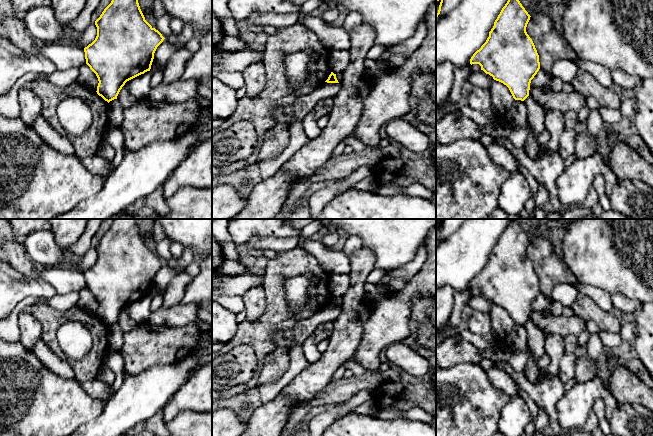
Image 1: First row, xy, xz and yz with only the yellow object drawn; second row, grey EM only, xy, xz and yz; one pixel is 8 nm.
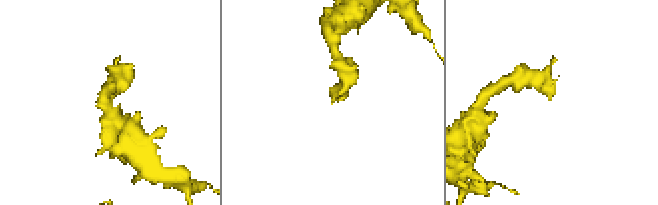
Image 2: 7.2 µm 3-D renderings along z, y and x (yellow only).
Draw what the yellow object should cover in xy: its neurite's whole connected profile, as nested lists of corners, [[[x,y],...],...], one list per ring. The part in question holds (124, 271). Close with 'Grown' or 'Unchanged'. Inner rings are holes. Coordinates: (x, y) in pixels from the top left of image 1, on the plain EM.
[[[114,219],[95,249],[97,260],[84,272],[85,283],[98,302],[97,318],[109,327],[127,305],[150,295],[154,277],[165,262],[145,244],[138,219]]]. Unchanged

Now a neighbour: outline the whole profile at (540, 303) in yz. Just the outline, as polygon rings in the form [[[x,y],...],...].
[[[540,292],[537,298],[534,300],[534,302],[531,304],[530,311],[535,312],[544,310],[547,307],[547,305],[548,300],[546,296]]]

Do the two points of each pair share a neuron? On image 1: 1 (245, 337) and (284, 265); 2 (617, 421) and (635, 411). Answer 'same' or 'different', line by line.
1: same
2: same

